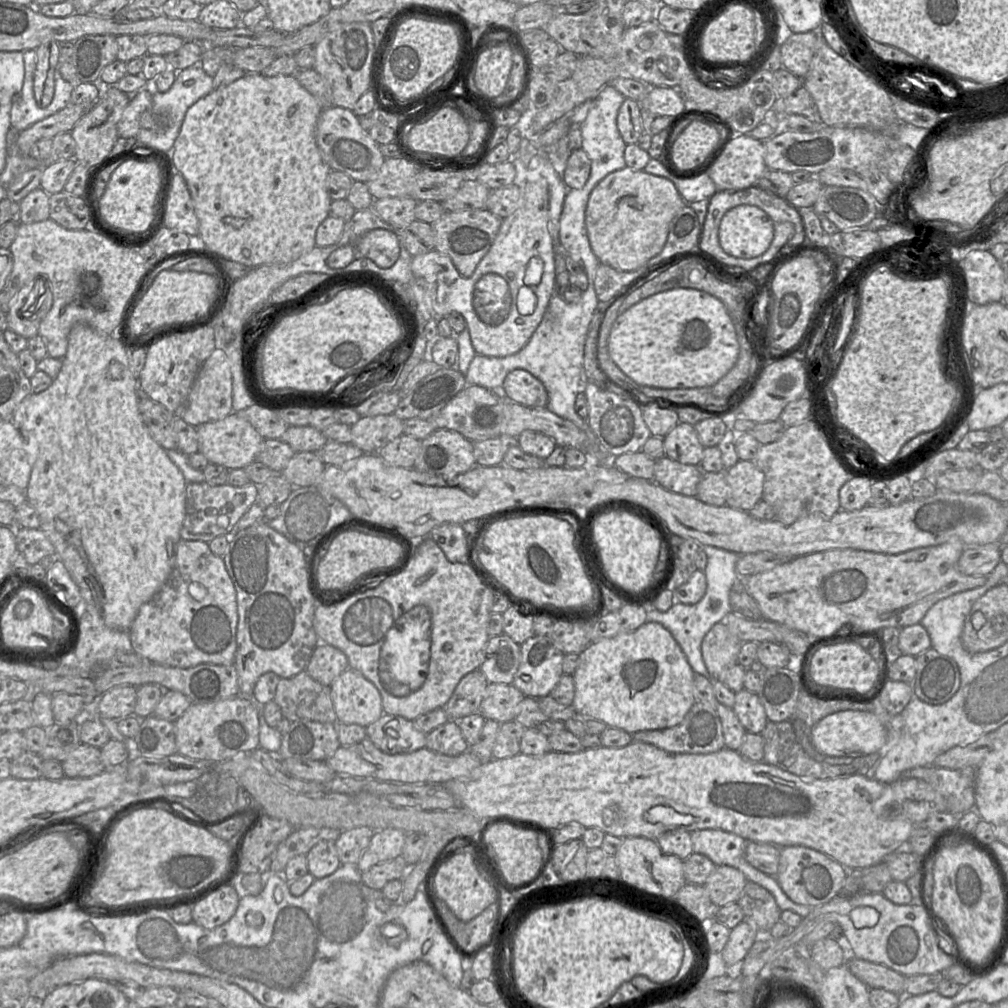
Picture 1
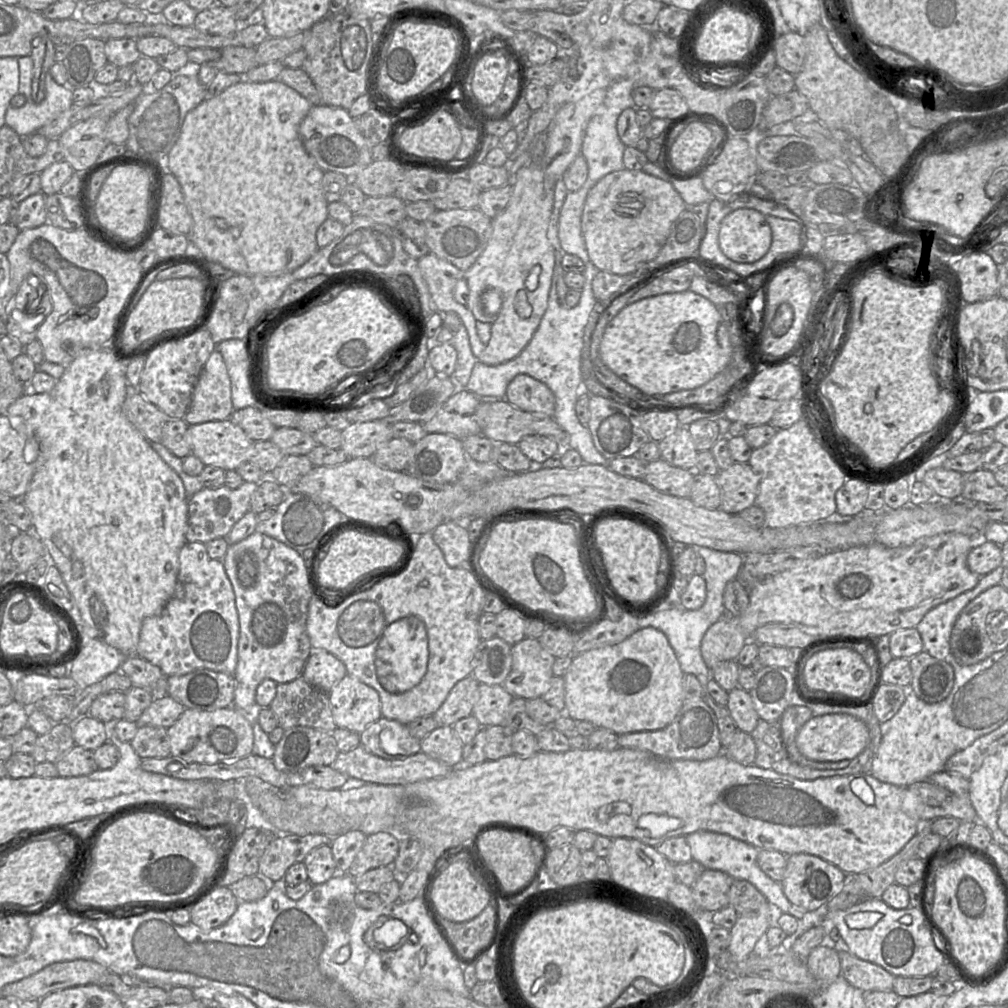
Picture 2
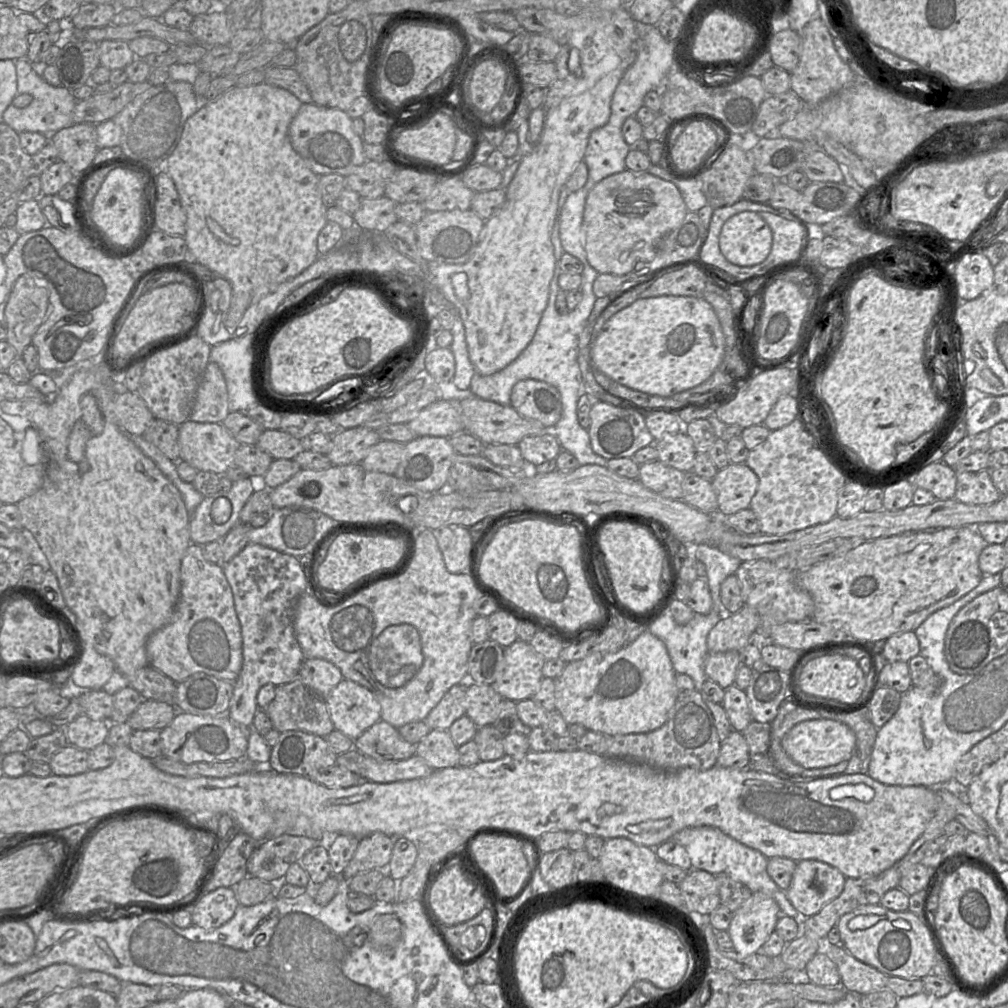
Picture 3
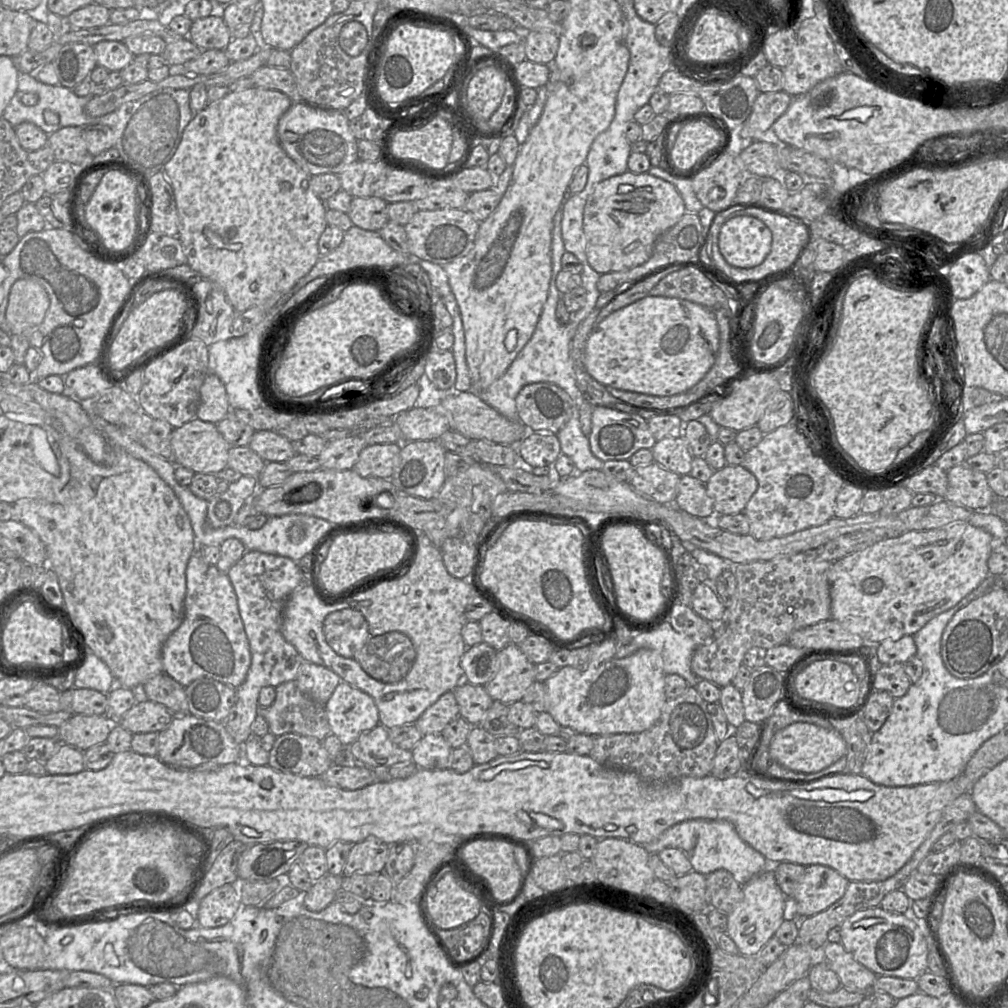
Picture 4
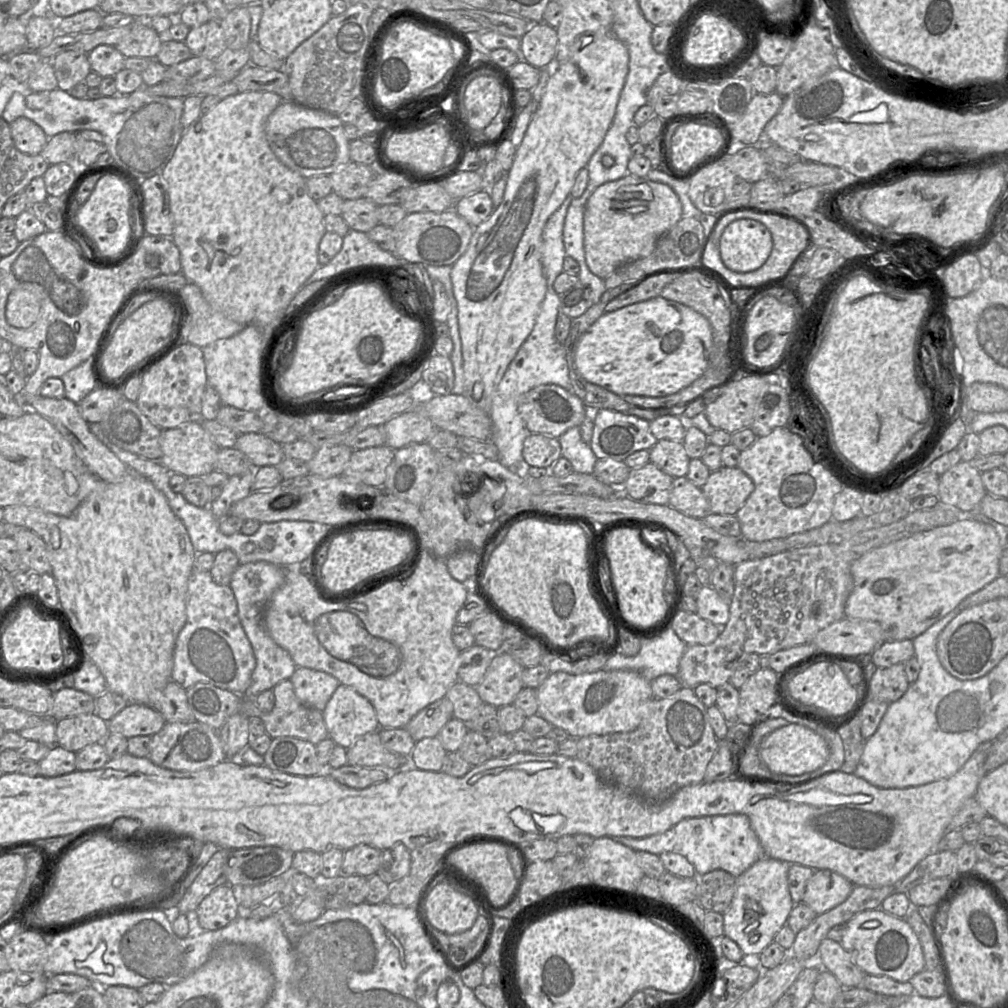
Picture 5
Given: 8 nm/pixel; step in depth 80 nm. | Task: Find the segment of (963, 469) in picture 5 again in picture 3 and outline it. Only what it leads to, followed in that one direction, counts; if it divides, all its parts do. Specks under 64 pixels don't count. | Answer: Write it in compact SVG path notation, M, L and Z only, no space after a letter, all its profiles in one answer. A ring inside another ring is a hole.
M990 470L956 472L957 483L954 499L968 505L991 504L1001 498L994 486Z

